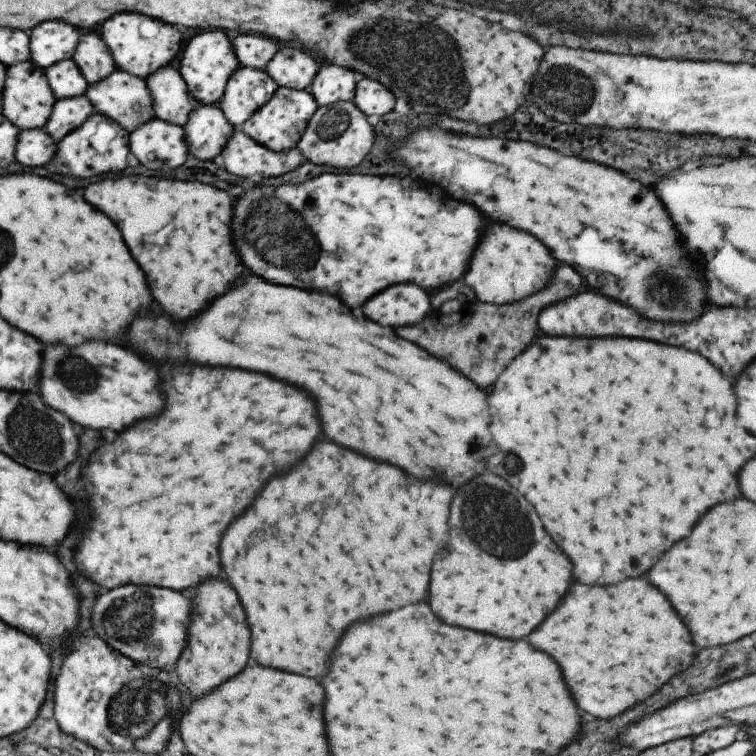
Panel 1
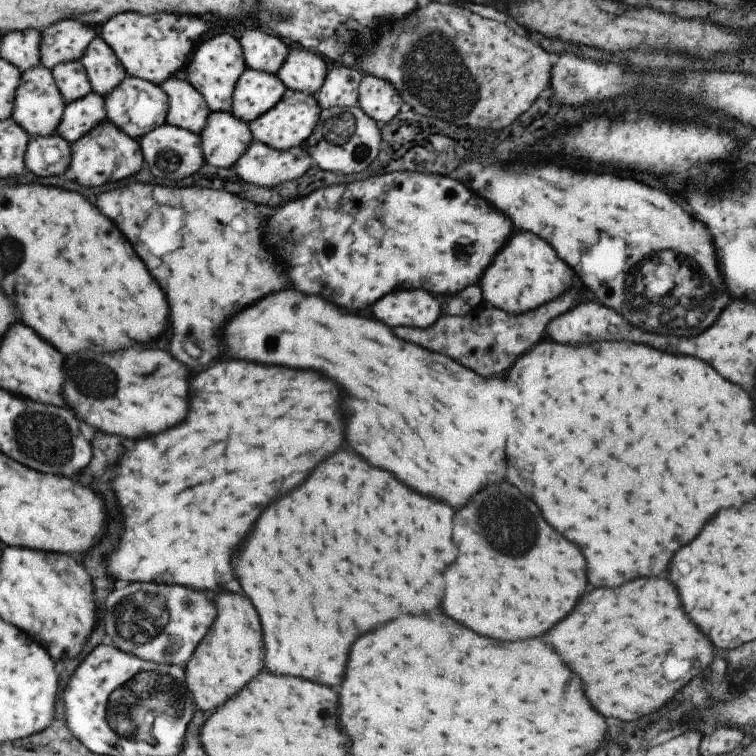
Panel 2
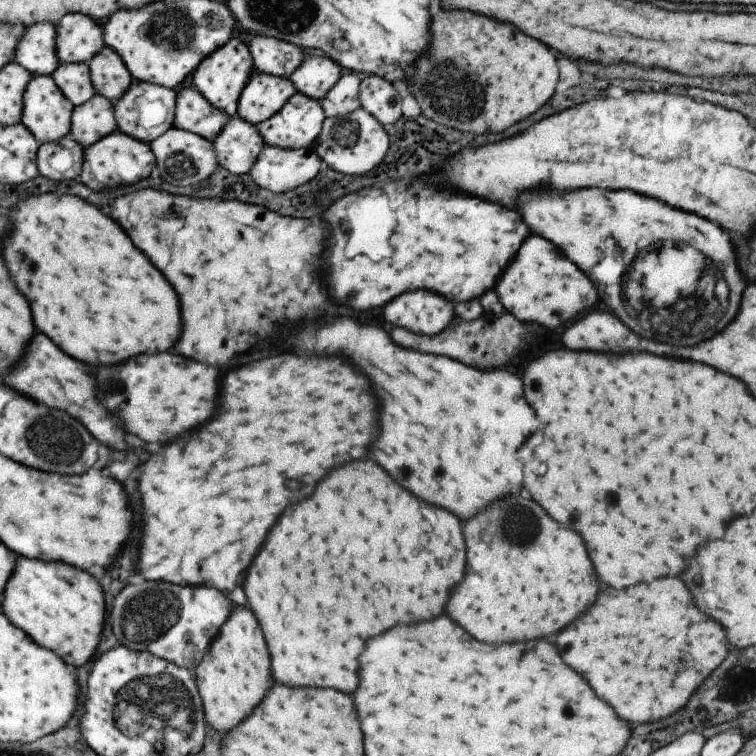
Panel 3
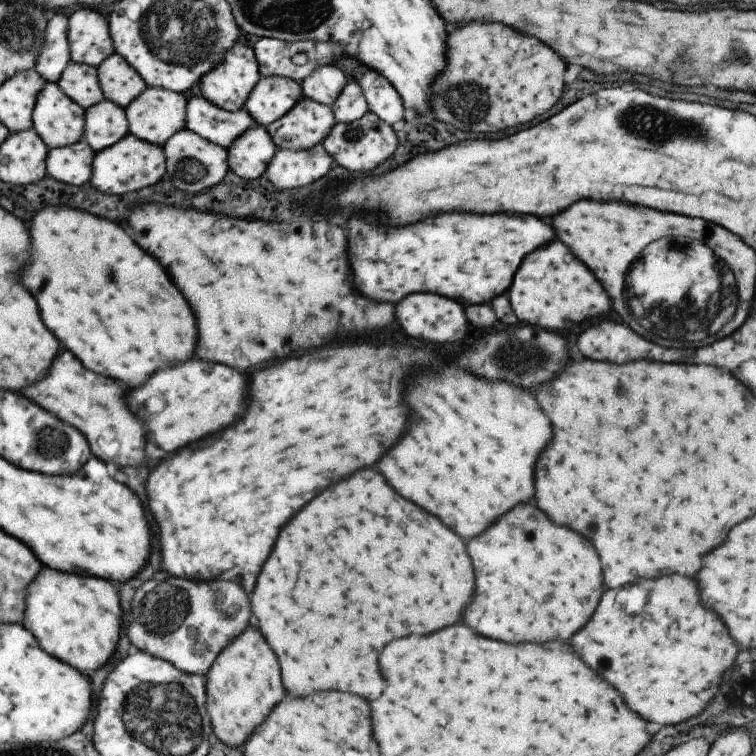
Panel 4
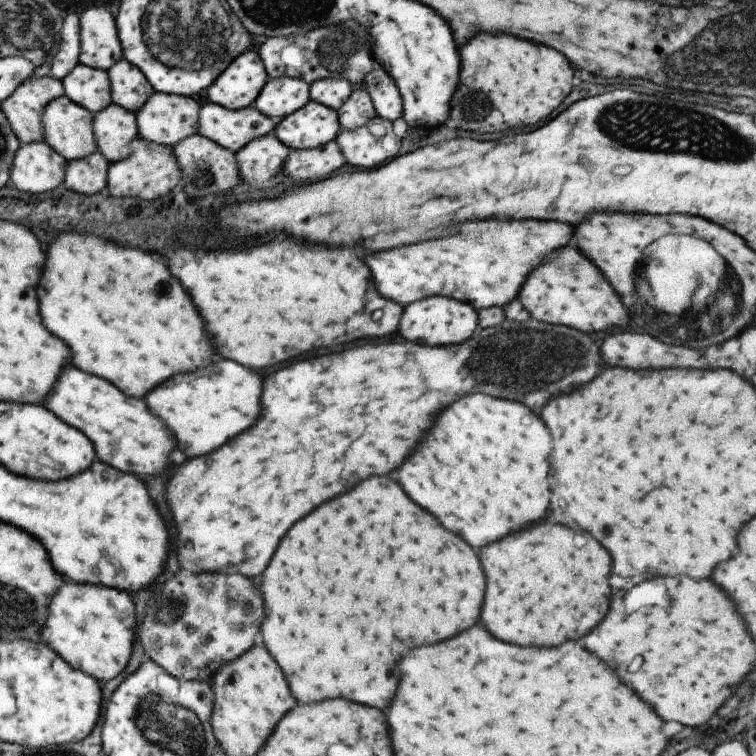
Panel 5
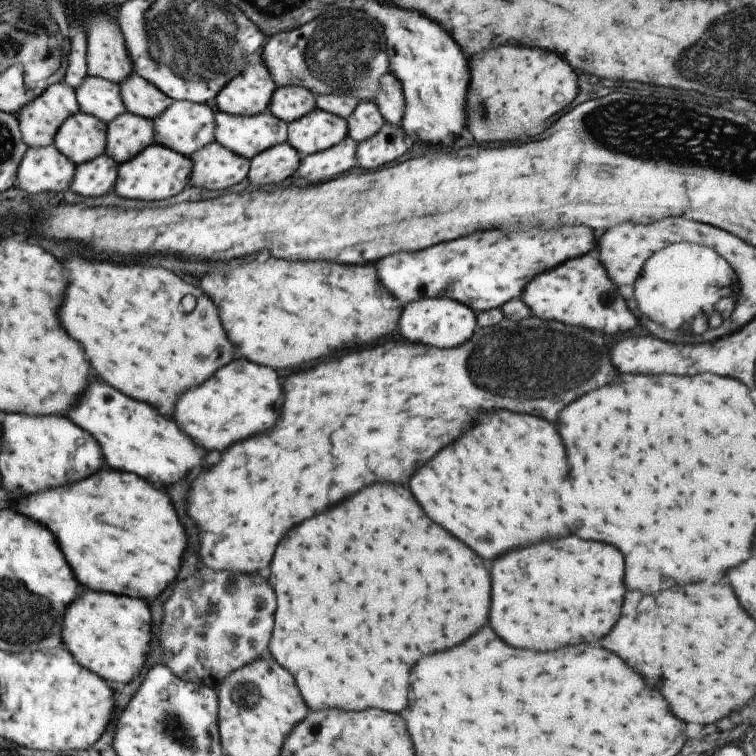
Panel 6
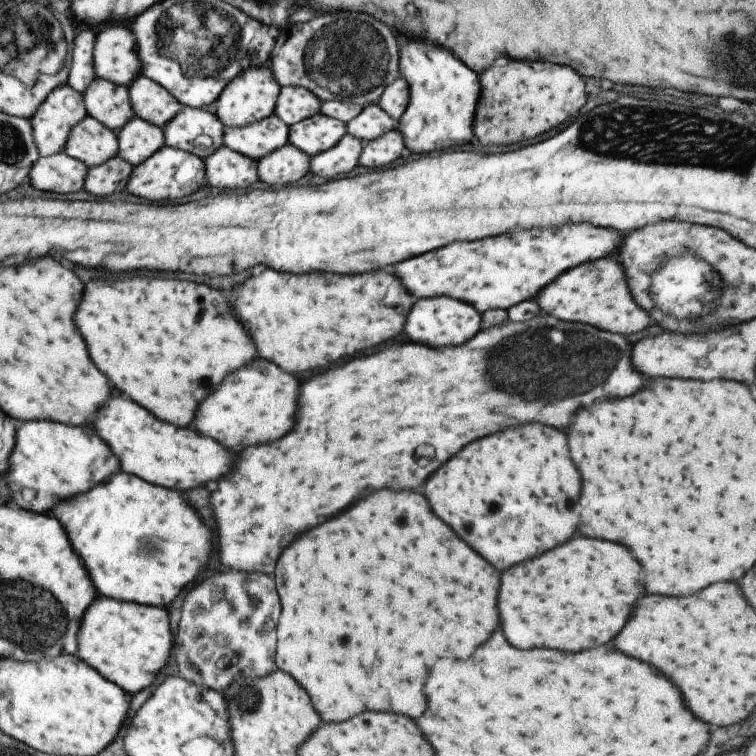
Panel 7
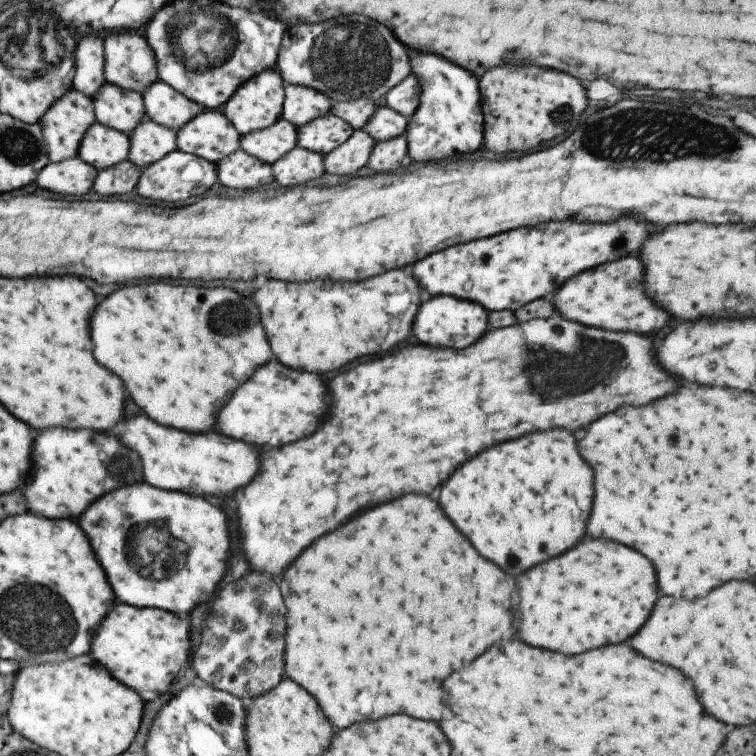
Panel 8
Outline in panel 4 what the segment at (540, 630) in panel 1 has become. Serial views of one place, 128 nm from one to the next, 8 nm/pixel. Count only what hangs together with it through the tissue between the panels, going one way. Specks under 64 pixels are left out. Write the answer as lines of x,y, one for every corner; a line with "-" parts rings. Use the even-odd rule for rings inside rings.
679,574
661,576
643,580
641,588
645,588
647,592
641,618
629,616
625,608
617,604
615,590
605,590
589,622
571,636
571,648
585,666
589,666
621,694
625,706
639,718
657,724
677,724
703,712
703,708
715,694
719,674
723,674
723,670
731,666
737,648
727,636
727,630
719,622
719,618
699,604
697,588
689,578

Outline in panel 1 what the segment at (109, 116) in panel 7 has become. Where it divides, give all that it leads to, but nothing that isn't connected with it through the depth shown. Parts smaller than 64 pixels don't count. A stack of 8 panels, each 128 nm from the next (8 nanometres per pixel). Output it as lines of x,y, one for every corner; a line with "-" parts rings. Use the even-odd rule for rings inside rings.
72,58
56,62
43,69
43,72
56,99
78,97
84,95
87,90
87,81

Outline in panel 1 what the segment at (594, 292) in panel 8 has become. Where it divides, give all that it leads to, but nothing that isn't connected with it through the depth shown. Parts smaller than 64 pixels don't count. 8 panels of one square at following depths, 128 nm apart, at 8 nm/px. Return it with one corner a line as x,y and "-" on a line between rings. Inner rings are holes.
487,224
461,280
474,292
476,302
510,305
544,289
555,268
543,244
527,232
513,230
505,224

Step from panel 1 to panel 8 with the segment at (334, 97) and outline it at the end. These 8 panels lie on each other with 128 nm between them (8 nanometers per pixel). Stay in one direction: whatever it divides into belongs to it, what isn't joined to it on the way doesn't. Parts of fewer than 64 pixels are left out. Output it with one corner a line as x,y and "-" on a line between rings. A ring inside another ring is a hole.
382,104
376,107
361,131
367,132
375,143
379,143
403,135
405,126
407,126
407,119
404,116

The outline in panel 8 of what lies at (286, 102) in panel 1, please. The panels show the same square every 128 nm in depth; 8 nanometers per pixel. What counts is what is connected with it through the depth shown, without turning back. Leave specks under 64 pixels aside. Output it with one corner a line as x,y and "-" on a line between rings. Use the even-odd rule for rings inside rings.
331,113
314,118
296,130
297,147
323,156
341,146
354,131
347,122

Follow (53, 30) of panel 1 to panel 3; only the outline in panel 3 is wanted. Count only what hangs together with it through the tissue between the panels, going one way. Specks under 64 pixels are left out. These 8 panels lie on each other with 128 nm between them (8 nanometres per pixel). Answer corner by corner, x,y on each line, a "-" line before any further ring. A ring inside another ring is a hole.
65,14
55,26
59,63
86,63
105,46
102,28
81,14

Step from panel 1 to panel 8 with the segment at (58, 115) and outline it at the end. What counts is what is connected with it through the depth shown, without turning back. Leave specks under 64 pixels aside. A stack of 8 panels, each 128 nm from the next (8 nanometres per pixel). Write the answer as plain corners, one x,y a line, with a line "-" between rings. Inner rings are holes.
145,118
127,135
127,159
141,170
161,160
165,154
177,151
175,131

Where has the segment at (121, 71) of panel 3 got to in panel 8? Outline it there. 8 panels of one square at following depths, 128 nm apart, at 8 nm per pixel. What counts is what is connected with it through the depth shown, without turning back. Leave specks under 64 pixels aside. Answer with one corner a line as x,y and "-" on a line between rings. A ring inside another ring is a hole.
159,79
143,90
141,100
147,119
174,131
205,110

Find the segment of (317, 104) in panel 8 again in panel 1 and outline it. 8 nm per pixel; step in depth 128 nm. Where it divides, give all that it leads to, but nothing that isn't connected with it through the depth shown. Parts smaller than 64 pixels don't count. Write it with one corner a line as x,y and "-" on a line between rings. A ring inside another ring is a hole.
239,65
227,80
217,105
227,122
239,128
255,110
271,100
277,87
264,70

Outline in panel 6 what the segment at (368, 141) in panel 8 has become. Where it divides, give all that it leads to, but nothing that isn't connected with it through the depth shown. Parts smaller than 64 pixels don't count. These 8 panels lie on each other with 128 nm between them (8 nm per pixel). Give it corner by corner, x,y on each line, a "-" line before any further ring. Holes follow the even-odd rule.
349,137
343,138
327,150
300,157
294,177
305,178
311,184
331,180
339,174
345,174
355,166
355,145

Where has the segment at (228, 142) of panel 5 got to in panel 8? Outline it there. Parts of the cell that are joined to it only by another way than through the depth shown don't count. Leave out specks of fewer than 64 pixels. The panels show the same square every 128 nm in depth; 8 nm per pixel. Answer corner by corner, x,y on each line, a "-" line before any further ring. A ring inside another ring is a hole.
283,117
263,130
239,135
239,149
269,165
293,150
296,144
296,127

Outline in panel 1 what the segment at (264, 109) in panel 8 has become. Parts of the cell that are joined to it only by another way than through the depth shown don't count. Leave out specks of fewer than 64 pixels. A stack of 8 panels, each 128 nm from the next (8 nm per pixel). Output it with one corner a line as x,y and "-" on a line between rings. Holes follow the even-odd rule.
209,30
195,34
191,40
183,43
174,65
185,81
189,94
199,105
209,106
209,104
217,105
221,100
225,84
233,74
233,70
239,66
239,62
235,58
233,46
227,36
219,30

